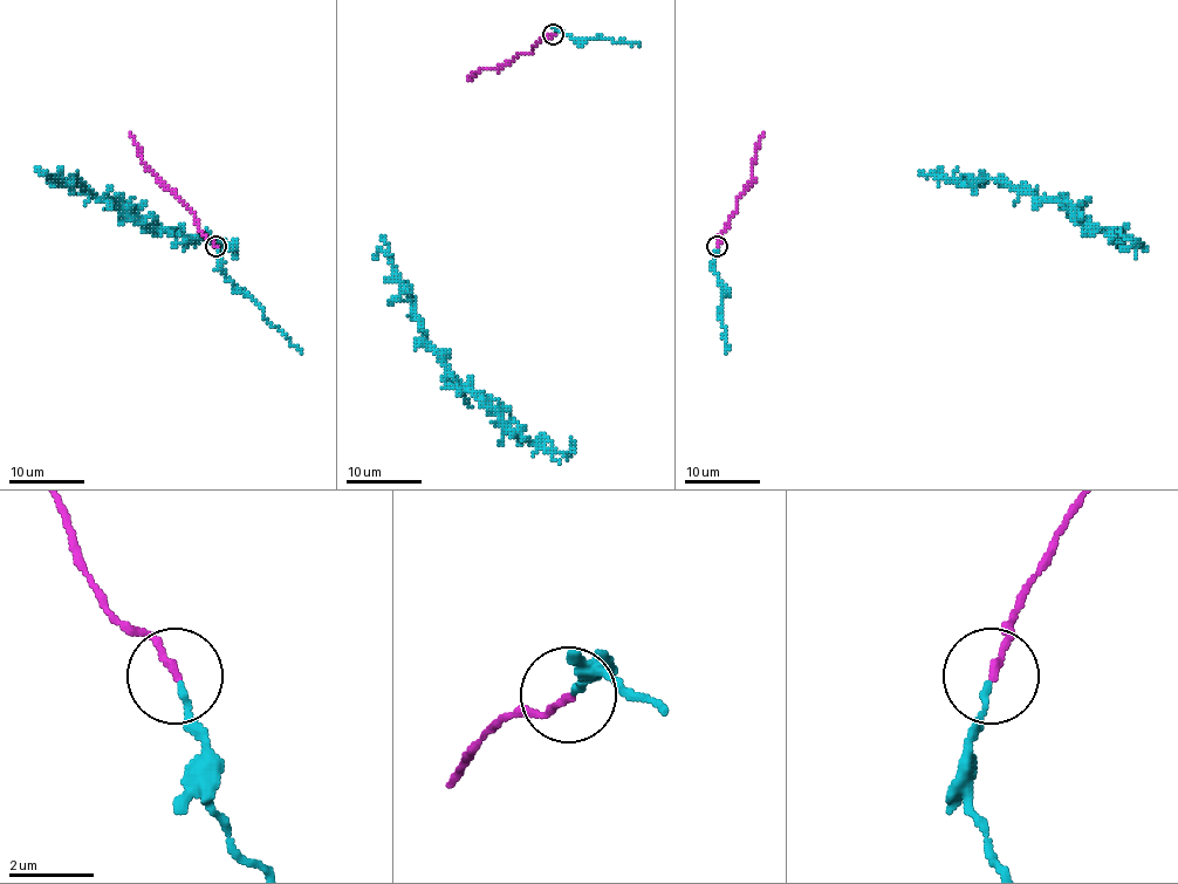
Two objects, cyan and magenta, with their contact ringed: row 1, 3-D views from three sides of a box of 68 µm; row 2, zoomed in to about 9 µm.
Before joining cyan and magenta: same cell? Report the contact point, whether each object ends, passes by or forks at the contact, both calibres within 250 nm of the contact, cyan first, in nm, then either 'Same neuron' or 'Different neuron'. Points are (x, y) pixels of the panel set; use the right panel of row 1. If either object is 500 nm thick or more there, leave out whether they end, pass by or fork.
Place: (717, 246). At the ring cyan ends. At the ring magenta ends. Thickness 140 nm (cyan) against 170 nm. Same neuron

